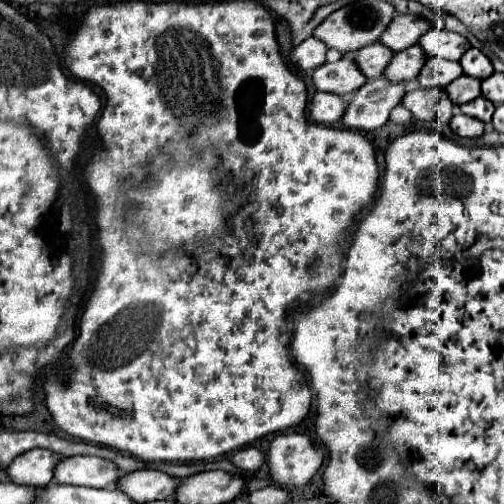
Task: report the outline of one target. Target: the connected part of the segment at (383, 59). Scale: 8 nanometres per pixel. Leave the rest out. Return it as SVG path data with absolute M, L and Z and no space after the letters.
M372 43L372 45L366 45L362 49L356 51L356 65L358 69L368 77L368 79L376 79L384 73L384 67L390 63L394 51L388 49L386 45L382 43Z

